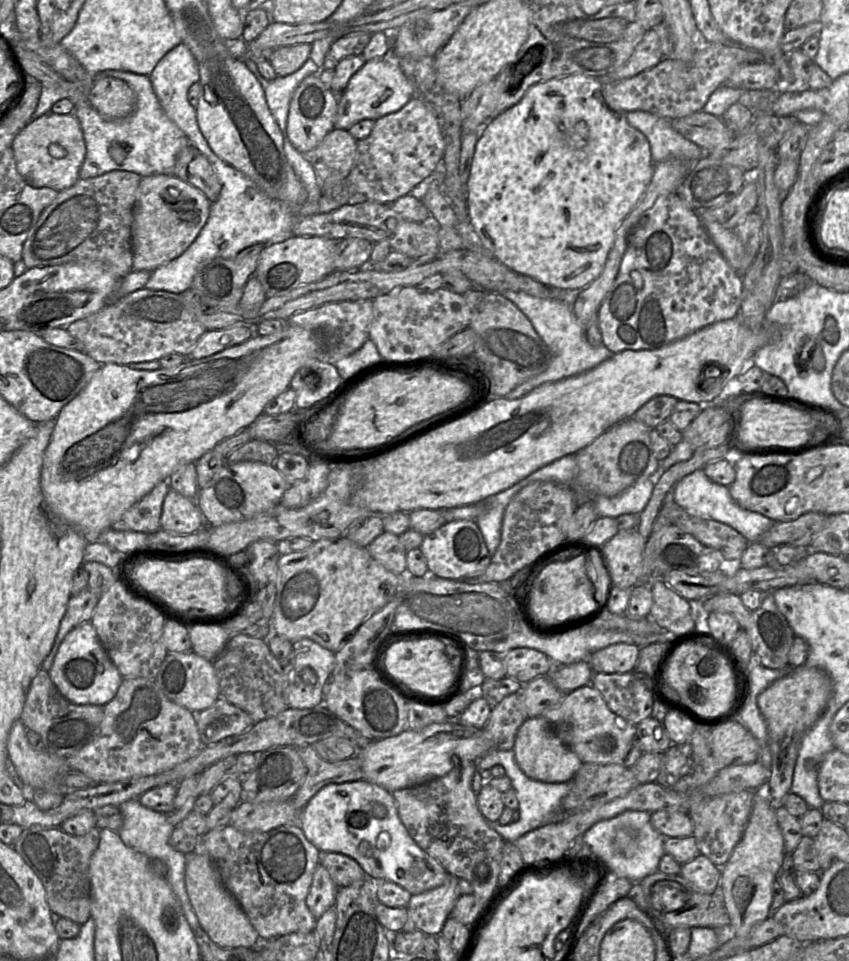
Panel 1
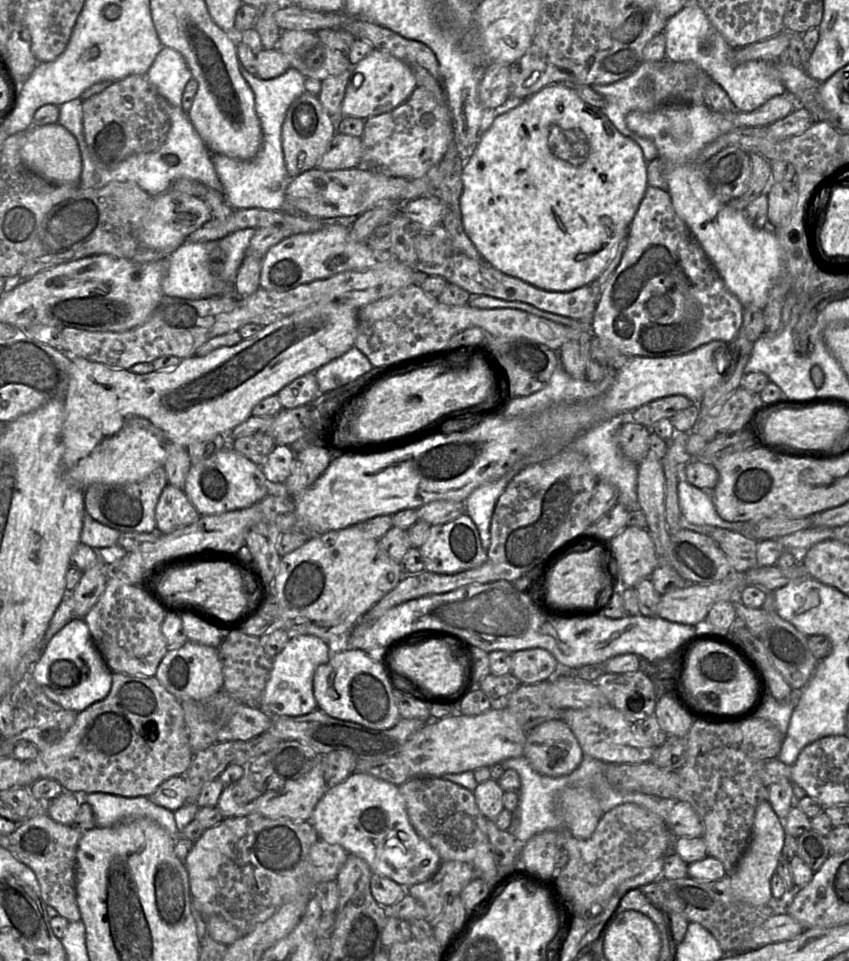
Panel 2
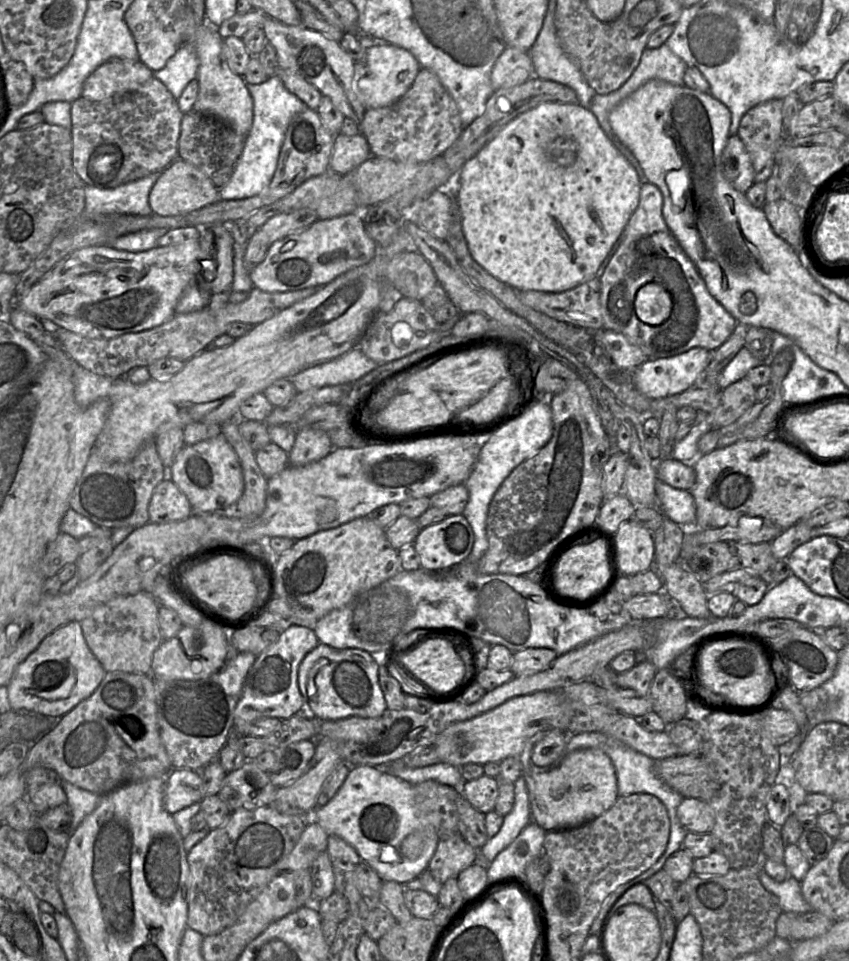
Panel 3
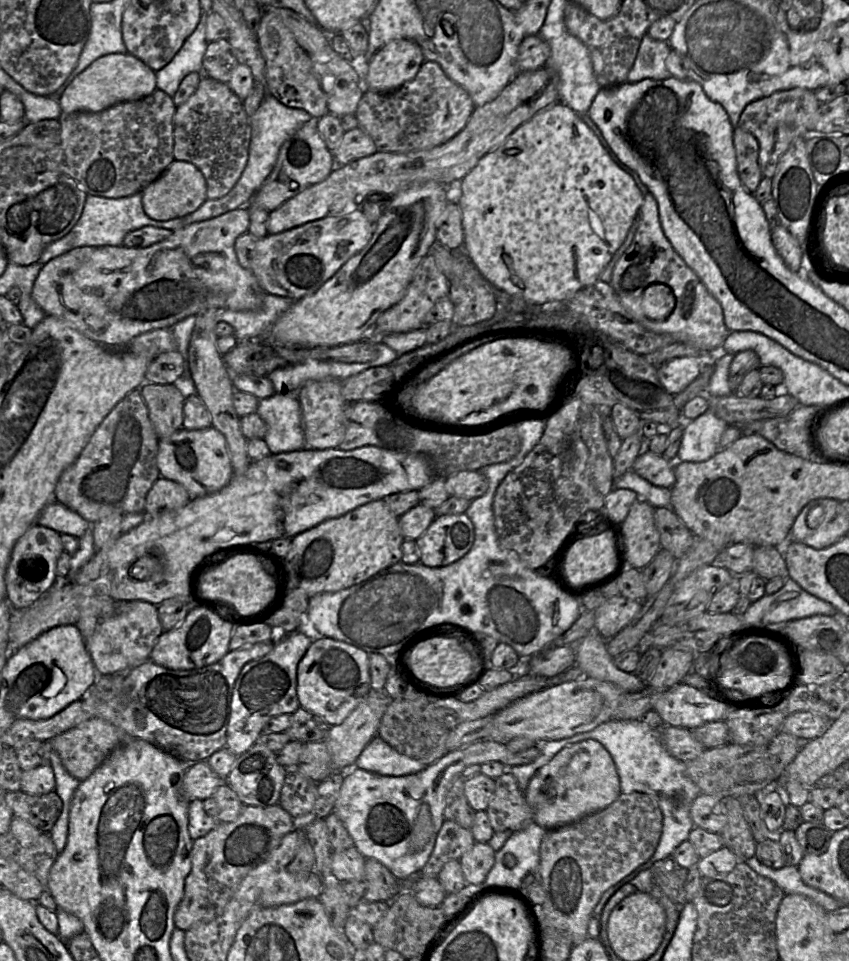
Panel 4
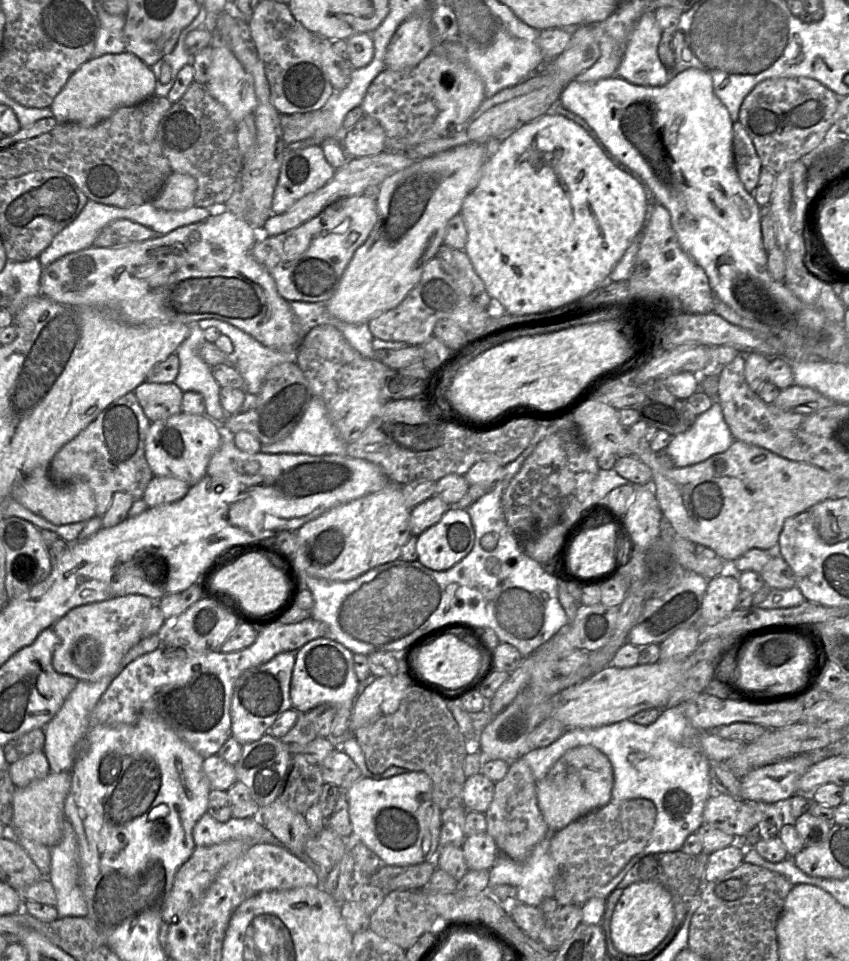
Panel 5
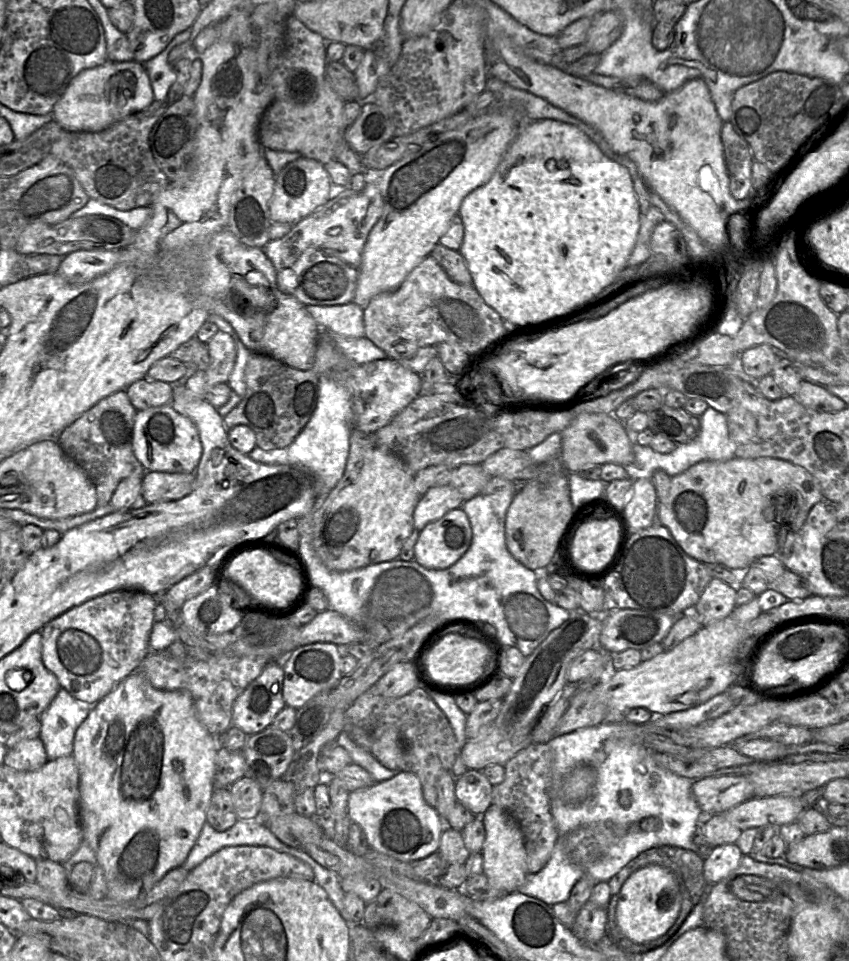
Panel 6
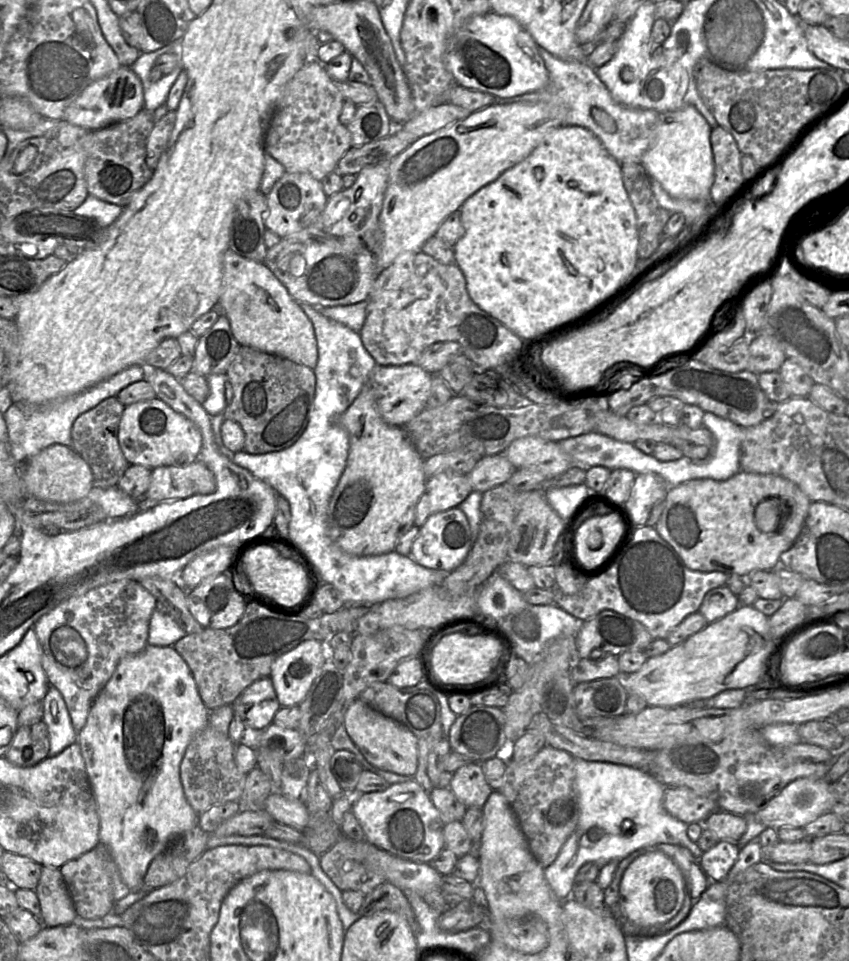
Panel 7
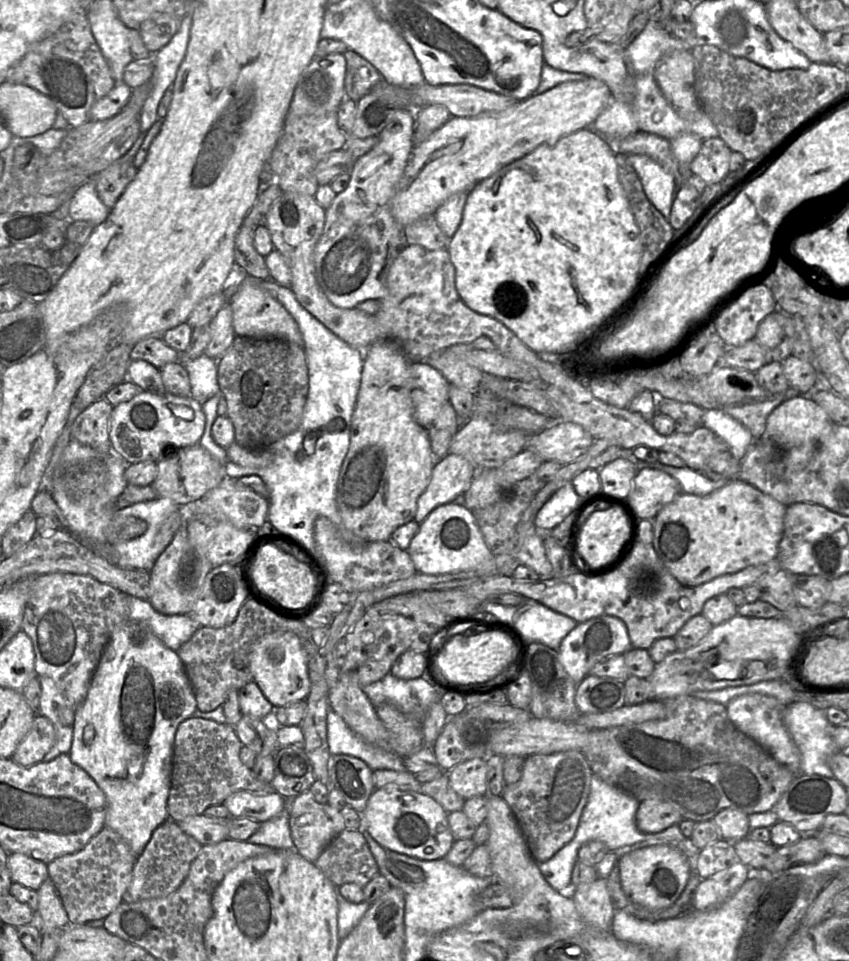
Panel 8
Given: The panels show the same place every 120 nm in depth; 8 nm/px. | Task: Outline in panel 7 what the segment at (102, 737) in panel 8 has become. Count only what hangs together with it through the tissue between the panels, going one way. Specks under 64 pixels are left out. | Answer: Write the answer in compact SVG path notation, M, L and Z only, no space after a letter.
M147 645L141 652L122 658L117 667L94 699L84 726L77 733L77 743L85 763L88 780L94 794L99 815L99 843L107 848L115 862L123 882L129 889L137 889L144 879L152 860L167 850L185 832L198 826L199 815L187 801L180 779L180 764L191 740L209 725L210 710L204 705L191 670L173 646Z

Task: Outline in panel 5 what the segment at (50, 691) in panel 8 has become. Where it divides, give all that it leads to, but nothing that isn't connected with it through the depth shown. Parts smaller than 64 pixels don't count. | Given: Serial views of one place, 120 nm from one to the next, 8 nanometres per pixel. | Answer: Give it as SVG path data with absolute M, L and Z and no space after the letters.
M106 676L94 682L79 681L60 710L44 727L46 734L44 752L48 758L51 772L72 771L76 745L83 736L87 735L90 729L91 712L115 677Z

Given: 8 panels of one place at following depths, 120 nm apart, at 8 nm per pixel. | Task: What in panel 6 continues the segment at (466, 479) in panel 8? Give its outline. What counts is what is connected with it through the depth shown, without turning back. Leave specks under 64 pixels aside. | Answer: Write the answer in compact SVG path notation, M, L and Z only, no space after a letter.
M451 485L430 488L422 495L413 515L414 529L421 531L427 524L442 518L451 510L460 508L464 499Z

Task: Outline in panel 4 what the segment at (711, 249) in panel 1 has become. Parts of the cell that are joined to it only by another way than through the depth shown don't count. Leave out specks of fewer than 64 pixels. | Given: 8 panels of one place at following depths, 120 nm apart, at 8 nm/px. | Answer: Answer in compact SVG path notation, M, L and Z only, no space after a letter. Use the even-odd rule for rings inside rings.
M648 192L626 239L611 261L617 261L610 285L625 310L647 330L670 336L674 342L692 345L704 353L718 353L731 331L725 325L720 303L711 295L696 273L675 251L660 223L656 198ZM653 283L669 286L676 299L672 313L662 321L649 319L642 309L642 294Z

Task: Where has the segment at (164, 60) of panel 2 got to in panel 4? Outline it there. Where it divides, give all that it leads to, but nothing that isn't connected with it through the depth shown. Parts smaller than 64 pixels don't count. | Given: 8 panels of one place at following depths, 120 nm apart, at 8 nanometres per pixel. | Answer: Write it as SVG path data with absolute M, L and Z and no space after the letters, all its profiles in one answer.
M202 11L201 19L194 32L185 40L174 58L155 72L158 89L173 97L181 81L190 73L202 73L202 61L207 48L206 23L209 14Z

